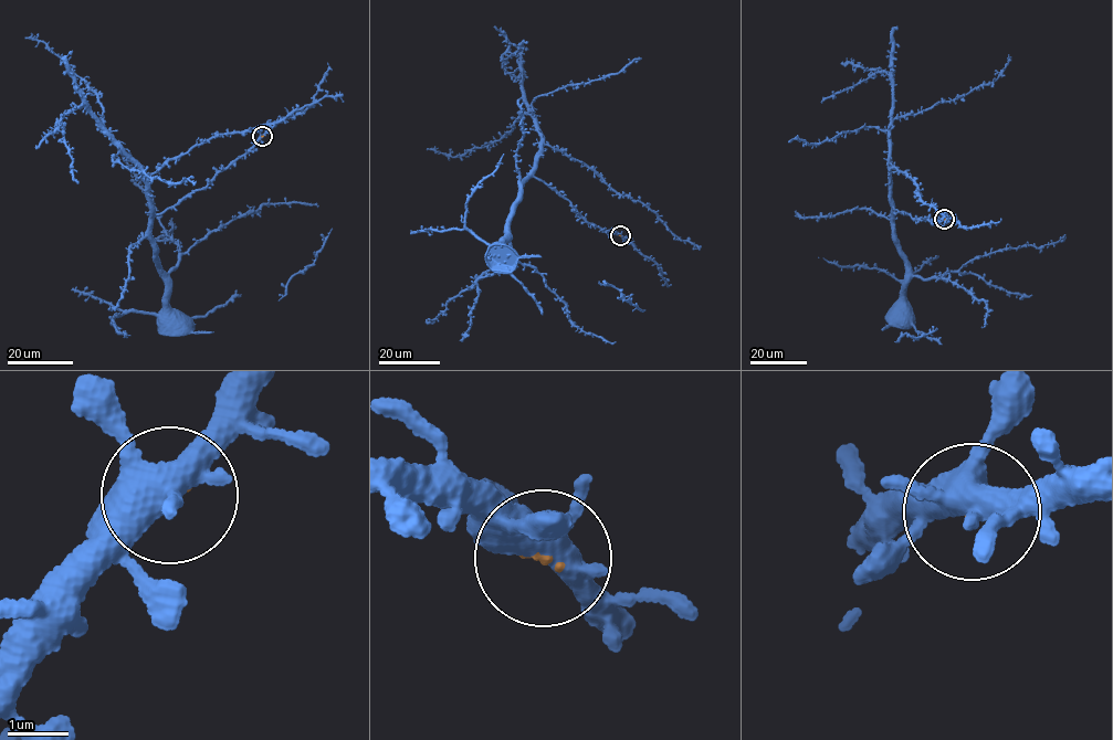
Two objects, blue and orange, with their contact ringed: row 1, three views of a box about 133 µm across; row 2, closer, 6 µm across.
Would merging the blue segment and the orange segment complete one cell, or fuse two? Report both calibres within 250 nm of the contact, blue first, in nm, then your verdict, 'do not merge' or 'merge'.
440/70 nm | merge

